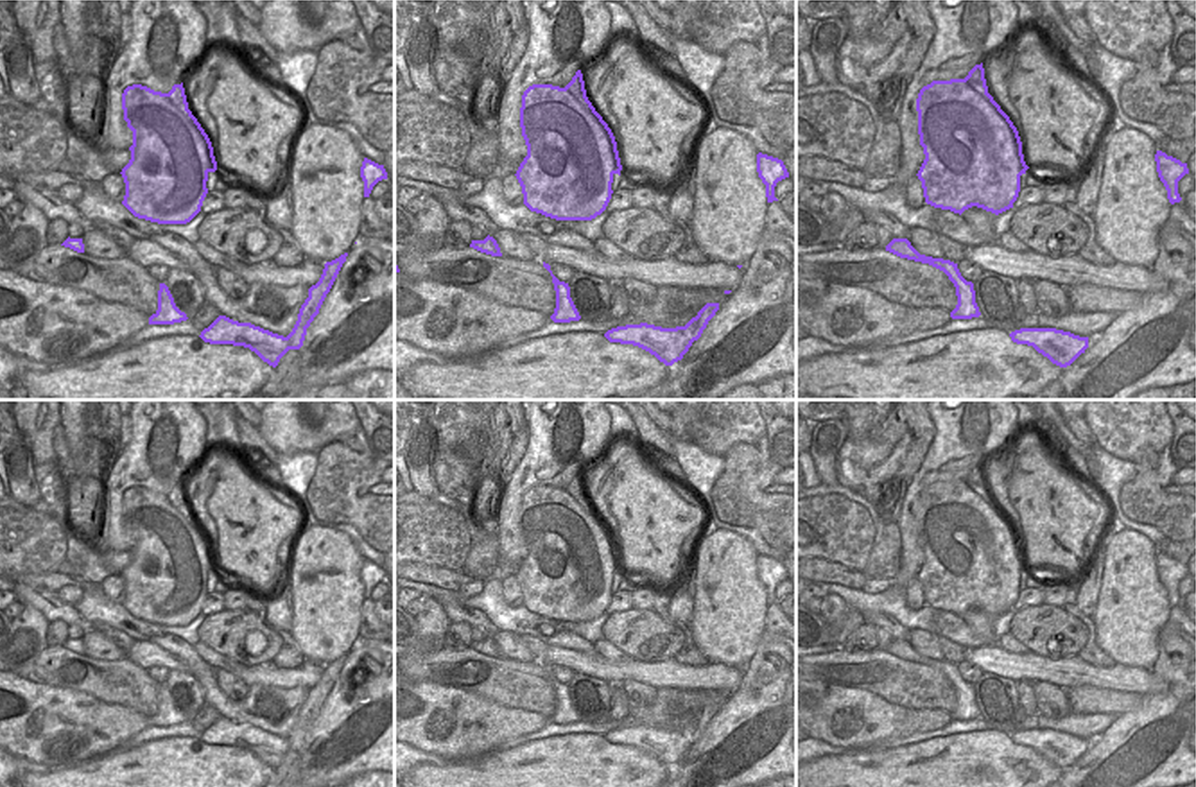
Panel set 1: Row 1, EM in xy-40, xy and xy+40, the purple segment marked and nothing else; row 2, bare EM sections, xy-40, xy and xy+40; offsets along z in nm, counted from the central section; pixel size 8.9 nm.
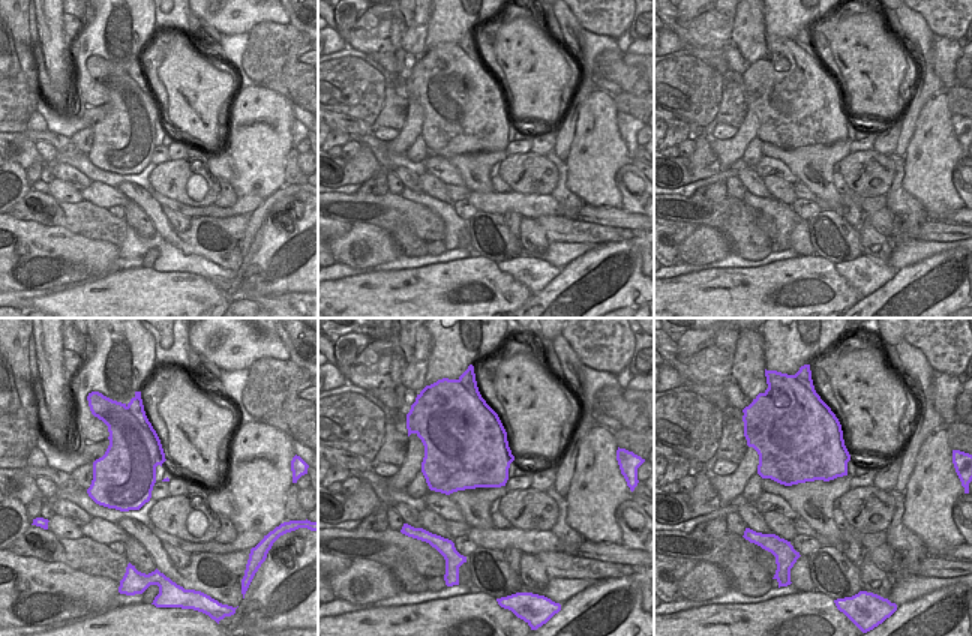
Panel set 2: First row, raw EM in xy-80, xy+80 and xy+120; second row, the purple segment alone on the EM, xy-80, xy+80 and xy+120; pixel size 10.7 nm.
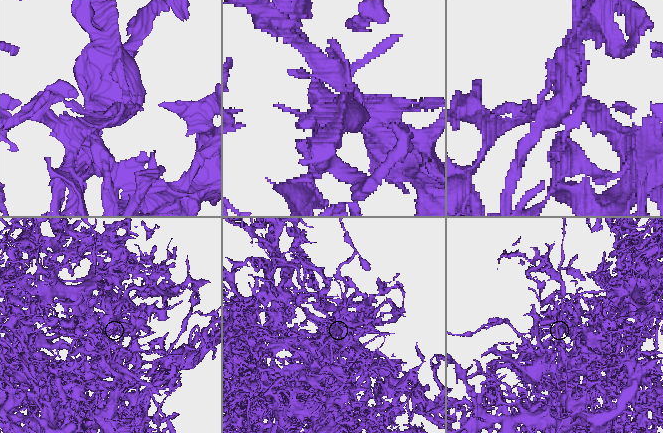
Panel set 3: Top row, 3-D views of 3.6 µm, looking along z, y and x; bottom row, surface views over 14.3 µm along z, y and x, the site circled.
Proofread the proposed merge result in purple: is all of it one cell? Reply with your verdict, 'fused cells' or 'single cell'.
fused cells

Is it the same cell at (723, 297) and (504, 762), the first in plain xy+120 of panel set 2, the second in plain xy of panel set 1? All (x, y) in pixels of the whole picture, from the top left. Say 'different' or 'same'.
same

